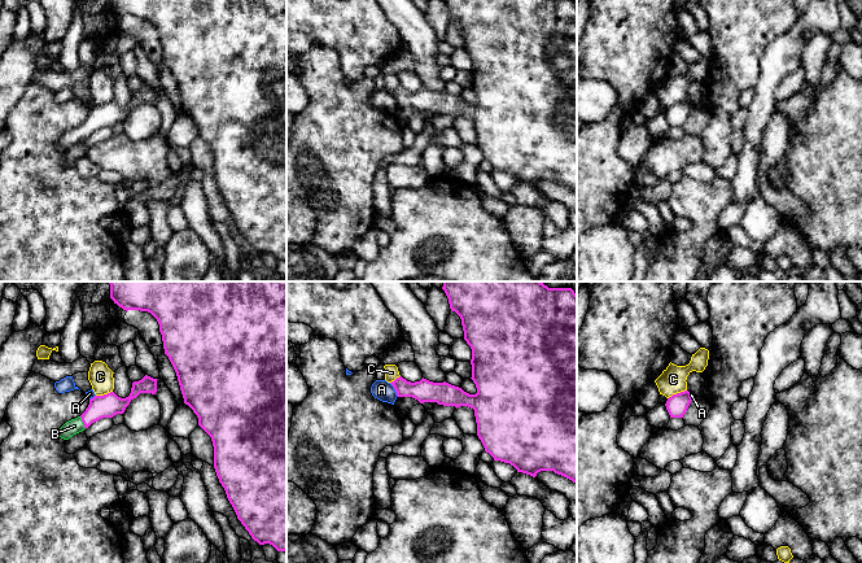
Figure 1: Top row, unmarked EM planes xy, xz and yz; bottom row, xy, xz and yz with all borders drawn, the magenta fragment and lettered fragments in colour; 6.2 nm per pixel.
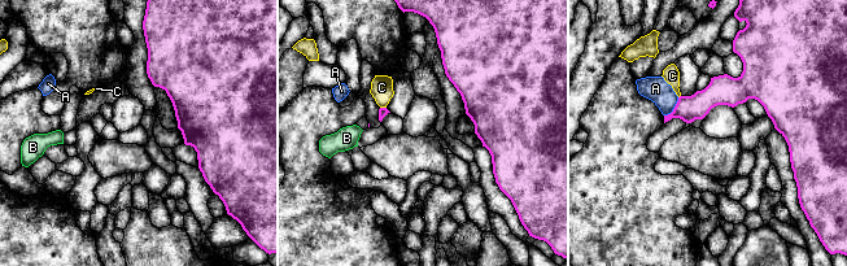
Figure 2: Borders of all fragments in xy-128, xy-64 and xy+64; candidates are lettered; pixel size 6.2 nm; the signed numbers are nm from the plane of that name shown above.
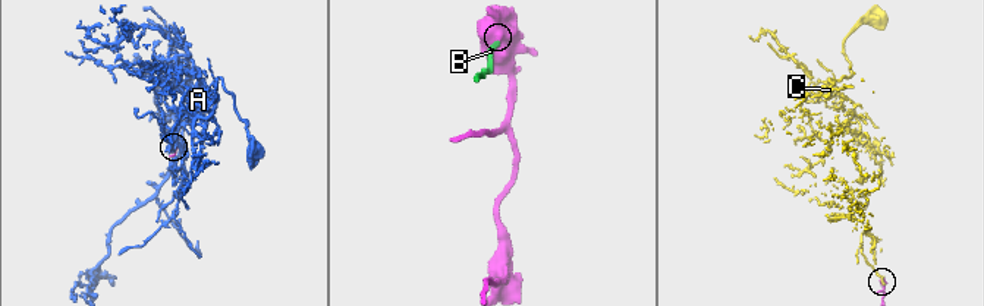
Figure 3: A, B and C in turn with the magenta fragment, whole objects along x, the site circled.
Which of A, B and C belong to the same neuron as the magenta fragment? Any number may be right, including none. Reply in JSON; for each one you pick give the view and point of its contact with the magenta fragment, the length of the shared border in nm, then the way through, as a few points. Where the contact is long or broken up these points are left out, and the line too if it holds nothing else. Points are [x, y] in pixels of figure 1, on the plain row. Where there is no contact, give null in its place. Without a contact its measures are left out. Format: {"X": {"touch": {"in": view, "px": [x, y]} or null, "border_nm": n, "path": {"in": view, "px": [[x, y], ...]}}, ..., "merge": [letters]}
{"B": {"touch": {"in": "xy", "px": [83, 132]}, "border_nm": 90, "path": {"in": "xy", "px": [[100, 116], [83, 132], [74, 135]]}}, "merge": ["B"]}

